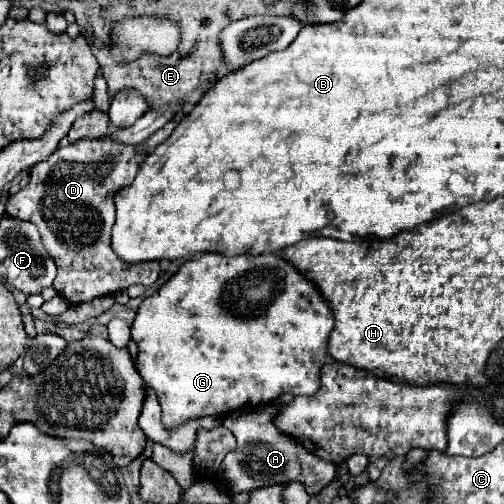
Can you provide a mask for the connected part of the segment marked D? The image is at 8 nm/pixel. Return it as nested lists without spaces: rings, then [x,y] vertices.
[[[106,138],[78,140],[74,144],[60,146],[54,154],[48,156],[48,160],[36,164],[30,170],[28,184],[18,194],[10,196],[6,202],[8,216],[14,216],[18,220],[28,220],[28,222],[34,222],[38,226],[44,248],[58,266],[54,288],[70,304],[92,302],[94,298],[126,290],[132,284],[150,286],[156,282],[156,278],[160,274],[158,264],[122,264],[122,260],[118,260],[118,256],[114,256],[114,252],[110,248],[110,232],[114,226],[114,200],[112,200],[112,196],[114,196],[116,188],[132,184],[132,180],[138,172],[138,164],[140,162],[136,160],[134,146],[114,144]]]

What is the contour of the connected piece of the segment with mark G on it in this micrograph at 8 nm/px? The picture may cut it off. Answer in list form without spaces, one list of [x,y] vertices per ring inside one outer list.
[[[206,252],[184,262],[156,294],[144,298],[132,324],[132,340],[138,344],[136,368],[154,388],[162,406],[162,424],[176,428],[204,416],[260,408],[282,394],[314,396],[320,388],[320,370],[328,358],[332,330],[330,302],[280,254],[224,256]]]

